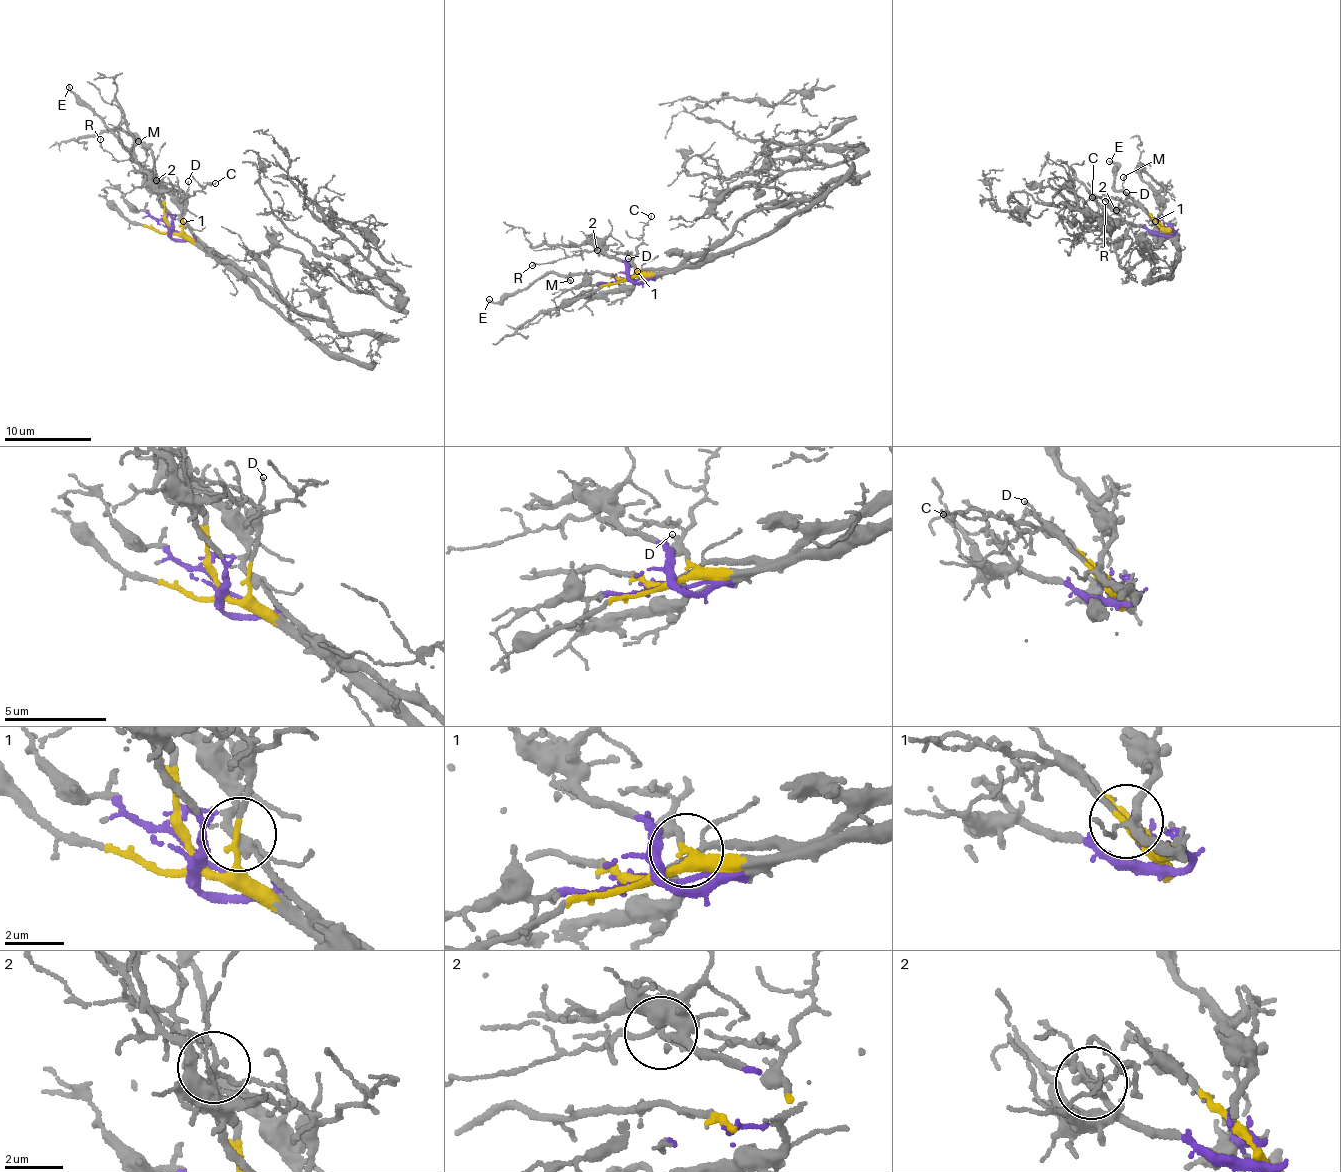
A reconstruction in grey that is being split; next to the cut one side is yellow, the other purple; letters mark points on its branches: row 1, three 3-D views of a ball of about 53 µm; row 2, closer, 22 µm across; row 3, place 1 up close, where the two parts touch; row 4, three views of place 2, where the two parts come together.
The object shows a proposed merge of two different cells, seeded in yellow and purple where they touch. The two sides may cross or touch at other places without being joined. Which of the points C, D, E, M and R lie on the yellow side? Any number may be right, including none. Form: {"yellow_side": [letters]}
{"yellow_side": ["C", "D", "E", "M"]}

